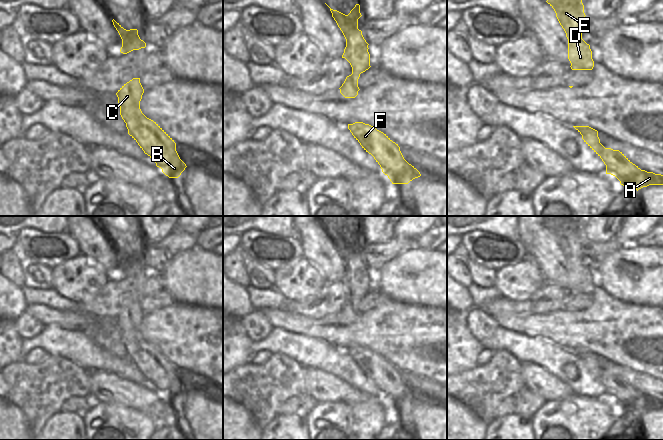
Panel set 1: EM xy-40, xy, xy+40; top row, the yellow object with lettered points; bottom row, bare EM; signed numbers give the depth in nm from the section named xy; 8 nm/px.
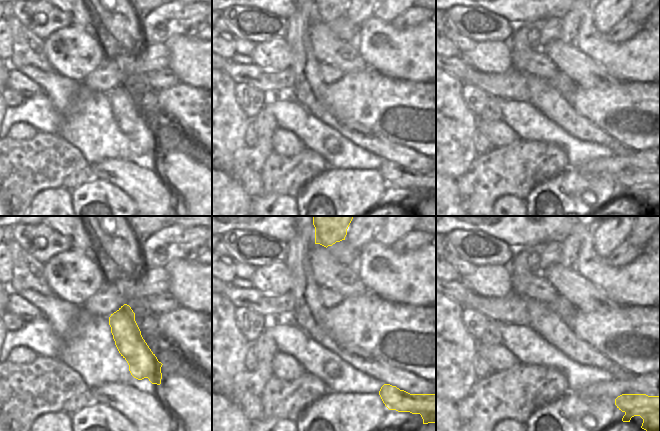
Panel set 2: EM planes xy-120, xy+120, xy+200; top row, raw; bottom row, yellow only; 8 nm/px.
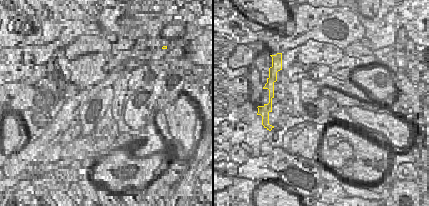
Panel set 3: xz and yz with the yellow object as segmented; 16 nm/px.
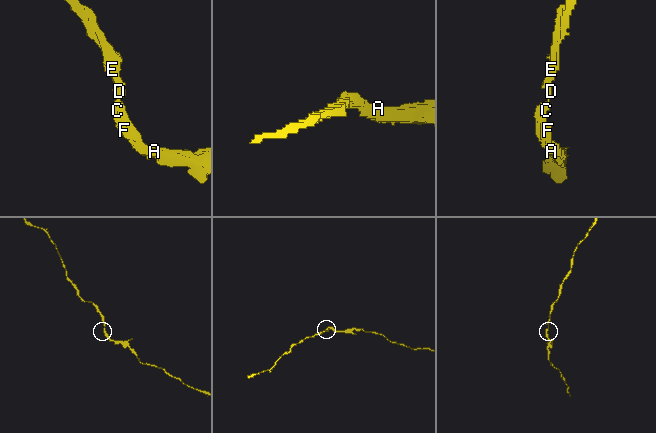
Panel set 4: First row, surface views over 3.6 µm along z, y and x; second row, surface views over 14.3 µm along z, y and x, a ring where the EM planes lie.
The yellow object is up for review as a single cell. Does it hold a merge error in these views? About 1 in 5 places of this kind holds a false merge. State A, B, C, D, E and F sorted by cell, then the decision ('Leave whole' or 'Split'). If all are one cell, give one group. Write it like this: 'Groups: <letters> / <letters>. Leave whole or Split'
Groups: A B C D E F. Leave whole.

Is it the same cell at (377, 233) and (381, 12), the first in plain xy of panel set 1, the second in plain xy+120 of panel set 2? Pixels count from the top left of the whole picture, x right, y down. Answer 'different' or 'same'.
different

